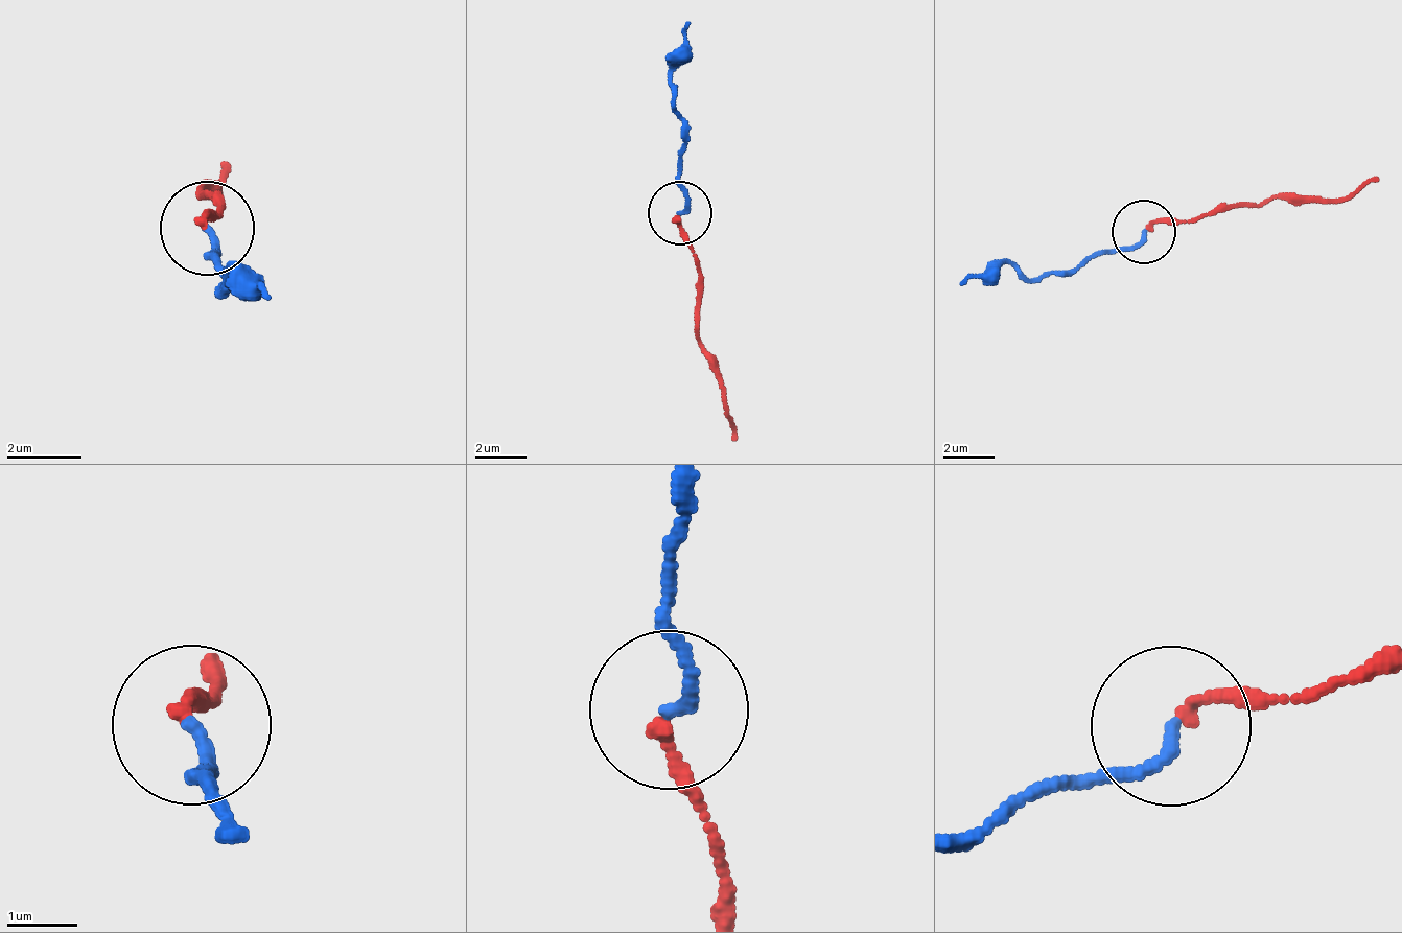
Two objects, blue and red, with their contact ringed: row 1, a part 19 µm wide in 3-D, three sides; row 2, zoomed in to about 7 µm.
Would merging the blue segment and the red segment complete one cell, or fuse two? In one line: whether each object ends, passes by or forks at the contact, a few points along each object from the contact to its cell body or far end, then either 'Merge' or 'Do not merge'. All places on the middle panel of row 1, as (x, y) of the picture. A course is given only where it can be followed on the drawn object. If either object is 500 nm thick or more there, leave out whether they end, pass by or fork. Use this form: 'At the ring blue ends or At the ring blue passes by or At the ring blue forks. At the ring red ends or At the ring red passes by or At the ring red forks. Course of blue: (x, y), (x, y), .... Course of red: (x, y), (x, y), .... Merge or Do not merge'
At the ring blue ends. At the ring red ends. Course of blue: (681, 211), (685, 197), (670, 63), (688, 23). Course of red: (681, 217), (701, 276), (698, 347), (737, 438). Merge

